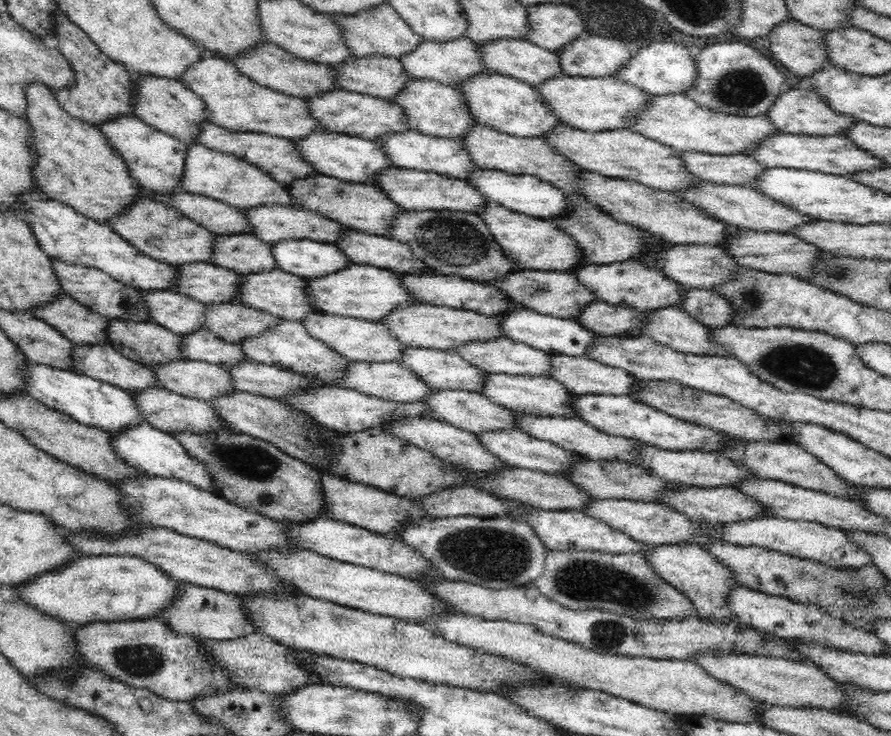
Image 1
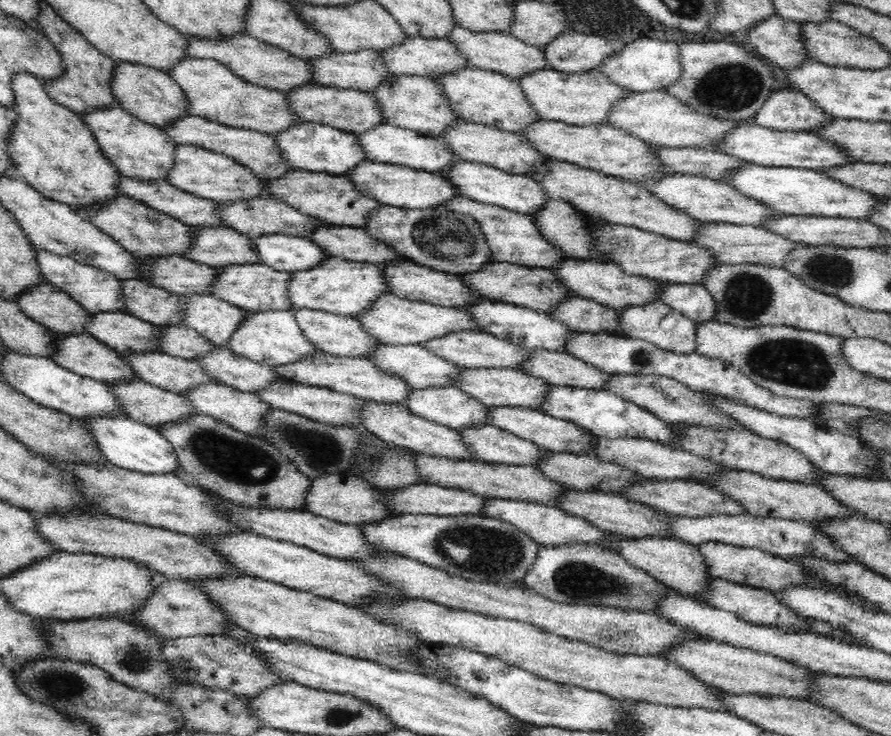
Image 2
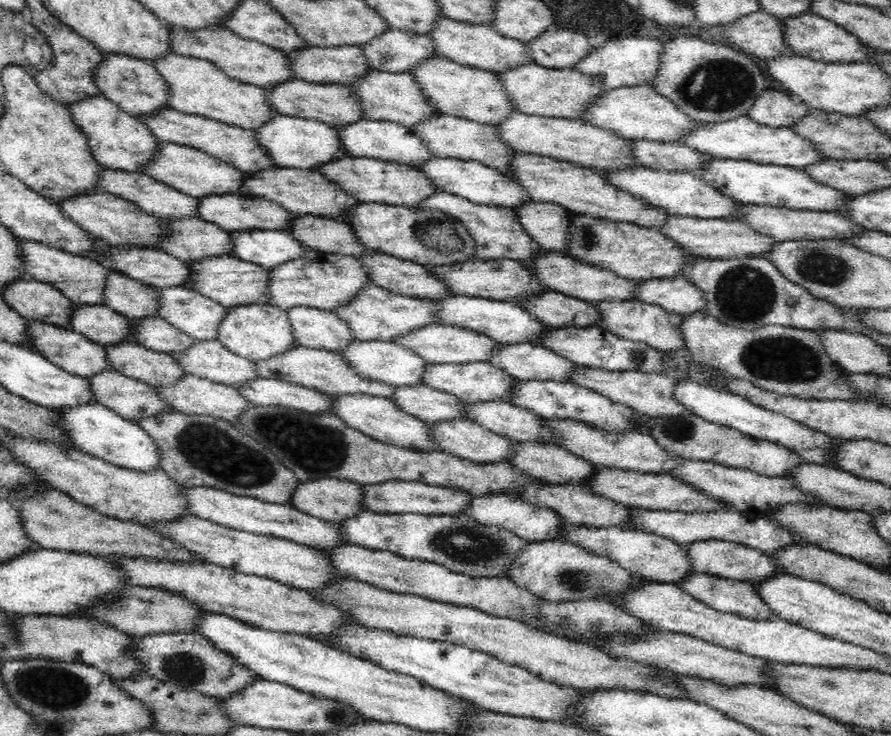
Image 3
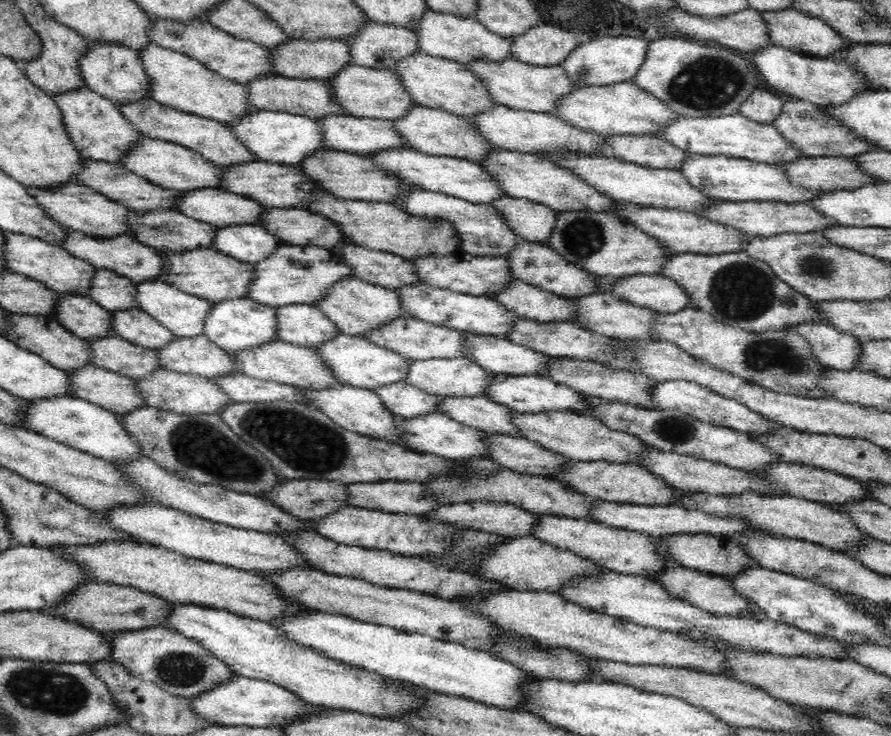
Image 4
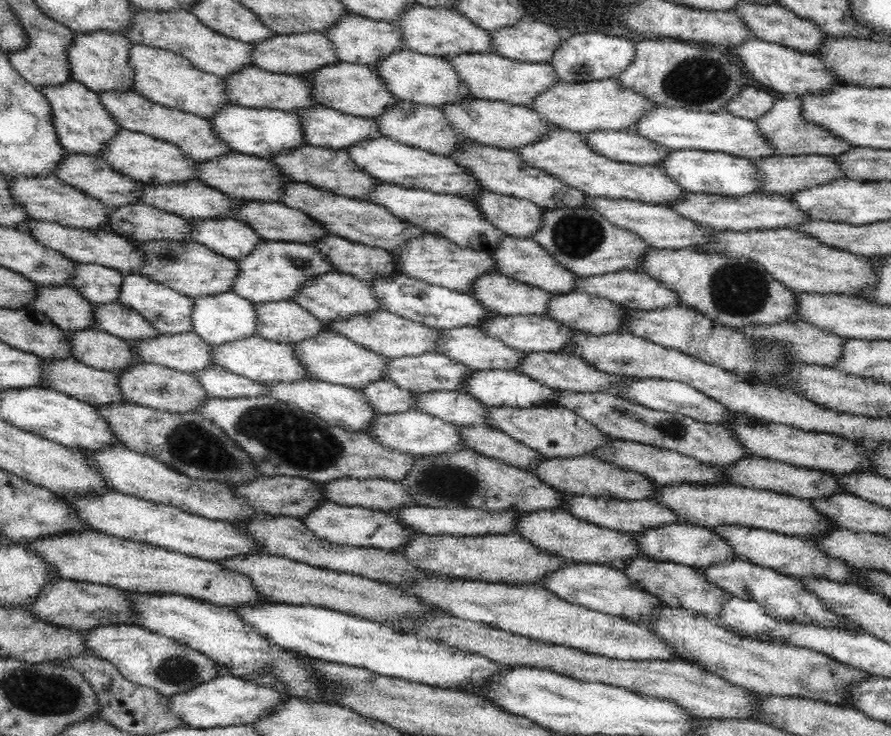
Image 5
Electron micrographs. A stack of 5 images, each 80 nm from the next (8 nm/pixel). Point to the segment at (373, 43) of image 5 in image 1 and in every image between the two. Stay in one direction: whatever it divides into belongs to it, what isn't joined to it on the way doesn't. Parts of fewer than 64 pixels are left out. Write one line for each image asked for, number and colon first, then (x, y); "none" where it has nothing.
1: (449, 62)
2: (420, 56)
3: (395, 51)
4: (380, 46)

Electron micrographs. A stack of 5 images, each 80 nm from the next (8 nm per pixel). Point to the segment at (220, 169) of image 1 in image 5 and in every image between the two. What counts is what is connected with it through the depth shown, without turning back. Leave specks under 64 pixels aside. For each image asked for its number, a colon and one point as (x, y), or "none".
2: (199, 172)
3: (186, 169)
4: (172, 166)
5: (141, 157)

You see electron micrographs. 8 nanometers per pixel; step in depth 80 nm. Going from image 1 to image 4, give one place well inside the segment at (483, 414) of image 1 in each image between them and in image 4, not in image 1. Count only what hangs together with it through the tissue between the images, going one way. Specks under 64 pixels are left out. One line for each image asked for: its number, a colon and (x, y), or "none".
2: (448, 406)
3: (428, 404)
4: (401, 399)

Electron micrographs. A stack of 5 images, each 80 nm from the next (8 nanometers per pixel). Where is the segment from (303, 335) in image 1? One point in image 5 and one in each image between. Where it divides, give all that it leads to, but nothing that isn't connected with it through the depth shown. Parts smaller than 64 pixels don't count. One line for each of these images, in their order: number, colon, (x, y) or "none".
2: (273, 337)
3: (256, 331)
4: (236, 324)
5: (219, 318)

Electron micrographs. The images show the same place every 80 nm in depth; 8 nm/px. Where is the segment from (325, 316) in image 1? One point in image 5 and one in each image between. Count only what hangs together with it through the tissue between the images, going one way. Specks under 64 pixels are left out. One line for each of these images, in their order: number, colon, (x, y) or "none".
2: (339, 335)
3: (314, 328)
4: (304, 325)
5: (281, 321)

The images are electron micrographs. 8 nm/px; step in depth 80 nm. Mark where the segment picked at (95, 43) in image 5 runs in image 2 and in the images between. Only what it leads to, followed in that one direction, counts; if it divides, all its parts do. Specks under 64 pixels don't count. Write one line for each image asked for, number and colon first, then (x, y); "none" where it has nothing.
2: (147, 93)
3: (134, 85)
4: (115, 71)

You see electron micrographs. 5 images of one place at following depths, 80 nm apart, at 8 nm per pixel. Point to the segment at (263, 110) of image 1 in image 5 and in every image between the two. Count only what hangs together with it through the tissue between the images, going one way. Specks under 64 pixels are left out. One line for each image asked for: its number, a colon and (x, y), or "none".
2: (213, 91)
3: (198, 87)
4: (178, 81)
5: (164, 77)

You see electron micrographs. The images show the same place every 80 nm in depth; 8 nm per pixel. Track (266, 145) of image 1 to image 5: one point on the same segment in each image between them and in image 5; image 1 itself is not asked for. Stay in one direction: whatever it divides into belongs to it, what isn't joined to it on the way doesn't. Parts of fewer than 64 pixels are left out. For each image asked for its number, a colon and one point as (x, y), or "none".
2: (257, 151)
3: (233, 145)
4: (213, 139)
5: (193, 135)

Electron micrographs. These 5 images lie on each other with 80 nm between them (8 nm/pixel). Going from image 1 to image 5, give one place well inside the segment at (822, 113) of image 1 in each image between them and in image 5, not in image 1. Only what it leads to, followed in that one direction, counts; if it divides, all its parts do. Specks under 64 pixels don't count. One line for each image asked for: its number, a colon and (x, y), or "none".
2: (784, 110)
3: (772, 108)
4: (762, 106)
5: (750, 103)

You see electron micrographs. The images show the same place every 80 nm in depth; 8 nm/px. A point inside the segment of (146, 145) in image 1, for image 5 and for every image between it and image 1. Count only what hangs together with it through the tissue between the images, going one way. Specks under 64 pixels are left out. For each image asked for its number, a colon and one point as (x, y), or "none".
2: (137, 149)
3: (120, 141)
4: (96, 127)
5: (82, 125)

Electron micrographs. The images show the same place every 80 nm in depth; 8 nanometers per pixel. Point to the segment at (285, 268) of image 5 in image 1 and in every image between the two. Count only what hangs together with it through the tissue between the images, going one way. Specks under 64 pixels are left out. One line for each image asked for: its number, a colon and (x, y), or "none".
1: (362, 291)
2: (337, 285)
3: (323, 280)
4: (293, 274)

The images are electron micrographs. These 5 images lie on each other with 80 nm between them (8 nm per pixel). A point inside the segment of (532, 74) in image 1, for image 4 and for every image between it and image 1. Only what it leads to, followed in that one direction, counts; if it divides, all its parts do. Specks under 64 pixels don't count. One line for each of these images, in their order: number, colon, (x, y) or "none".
2: (499, 52)
3: (474, 45)
4: (463, 39)

